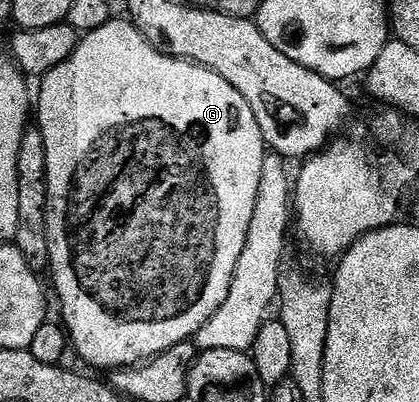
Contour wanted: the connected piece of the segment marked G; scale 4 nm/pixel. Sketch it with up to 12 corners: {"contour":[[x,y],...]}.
{"contour":[[131,20],[44,74],[50,274],[127,369],[226,303],[264,136]]}

